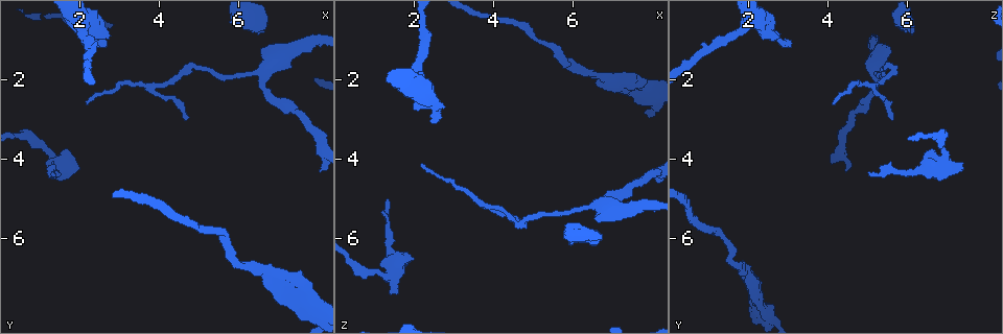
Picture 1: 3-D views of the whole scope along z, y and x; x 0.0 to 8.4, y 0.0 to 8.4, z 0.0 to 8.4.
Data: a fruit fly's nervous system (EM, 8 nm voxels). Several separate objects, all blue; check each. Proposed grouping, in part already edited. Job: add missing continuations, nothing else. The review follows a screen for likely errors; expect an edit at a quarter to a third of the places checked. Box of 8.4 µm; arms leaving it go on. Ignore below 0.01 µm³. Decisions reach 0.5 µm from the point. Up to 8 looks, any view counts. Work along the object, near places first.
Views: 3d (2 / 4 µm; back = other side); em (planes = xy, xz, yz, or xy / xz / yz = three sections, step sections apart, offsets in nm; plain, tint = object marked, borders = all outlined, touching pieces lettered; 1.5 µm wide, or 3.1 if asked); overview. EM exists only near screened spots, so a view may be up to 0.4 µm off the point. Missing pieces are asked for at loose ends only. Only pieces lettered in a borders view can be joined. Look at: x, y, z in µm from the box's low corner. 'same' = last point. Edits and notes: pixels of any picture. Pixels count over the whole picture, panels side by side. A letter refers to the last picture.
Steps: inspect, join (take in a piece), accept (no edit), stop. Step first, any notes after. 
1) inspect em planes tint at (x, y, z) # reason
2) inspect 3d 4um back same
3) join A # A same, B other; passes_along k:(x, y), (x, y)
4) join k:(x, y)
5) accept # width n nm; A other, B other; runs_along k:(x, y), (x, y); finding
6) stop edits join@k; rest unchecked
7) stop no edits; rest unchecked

inspect 3d 2um at (6.45, 0.80, 6.15) # an open end

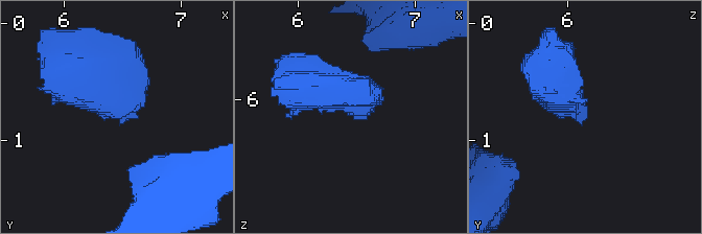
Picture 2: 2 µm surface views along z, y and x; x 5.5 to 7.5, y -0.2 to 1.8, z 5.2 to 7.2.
inspect em planes borders at (6.46, 0.84, 6.12) # shape alone is not enough

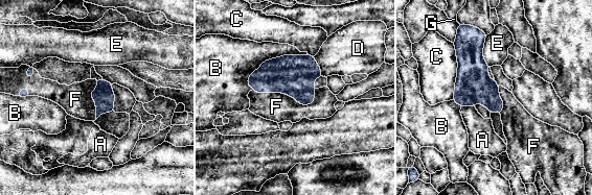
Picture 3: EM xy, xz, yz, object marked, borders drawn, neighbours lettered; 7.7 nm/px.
join 3:(276, 106) # A other, B other, C other, D other, E other, F same, G other; passes_along 3:(293, 75), (289, 95), (276, 106); it goes on there

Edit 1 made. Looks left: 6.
inspect overview # see it whole again

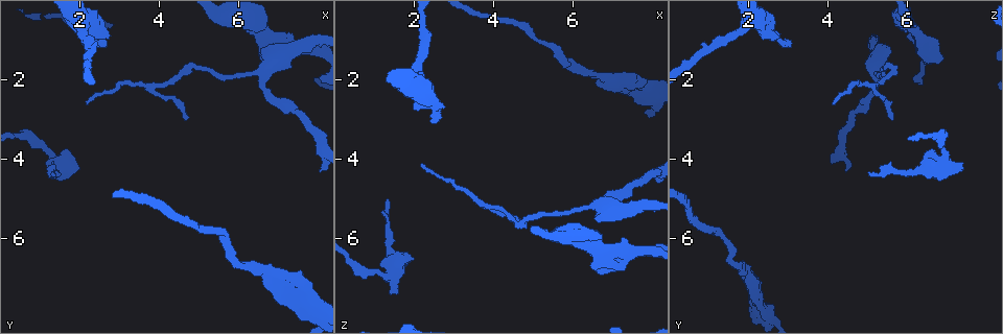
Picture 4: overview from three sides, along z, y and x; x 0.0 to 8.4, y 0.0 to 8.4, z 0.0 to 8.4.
inspect 3d 4um at (1.35, 4.35, 5.00) # tapers out

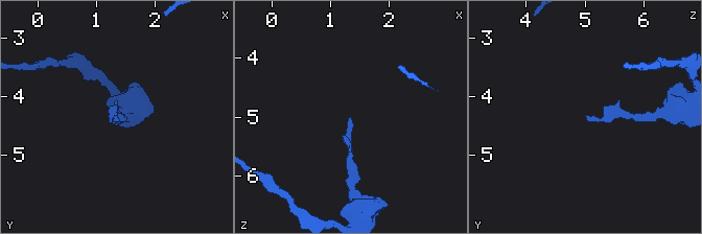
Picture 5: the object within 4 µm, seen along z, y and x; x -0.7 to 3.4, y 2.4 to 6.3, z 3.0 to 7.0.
inspect em planes borders at (1.35, 4.35, 5.00)

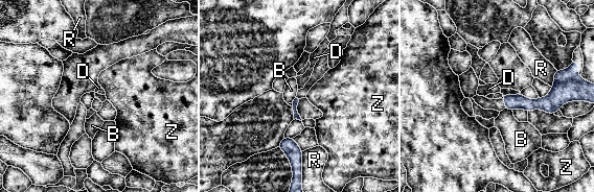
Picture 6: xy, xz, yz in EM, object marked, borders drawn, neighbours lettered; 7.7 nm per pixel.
accept # B other, D other, R other, Z other; border 6:(505, 108), (511, 111); none of them fits

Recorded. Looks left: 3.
stop edits join@3; rest unchecked

